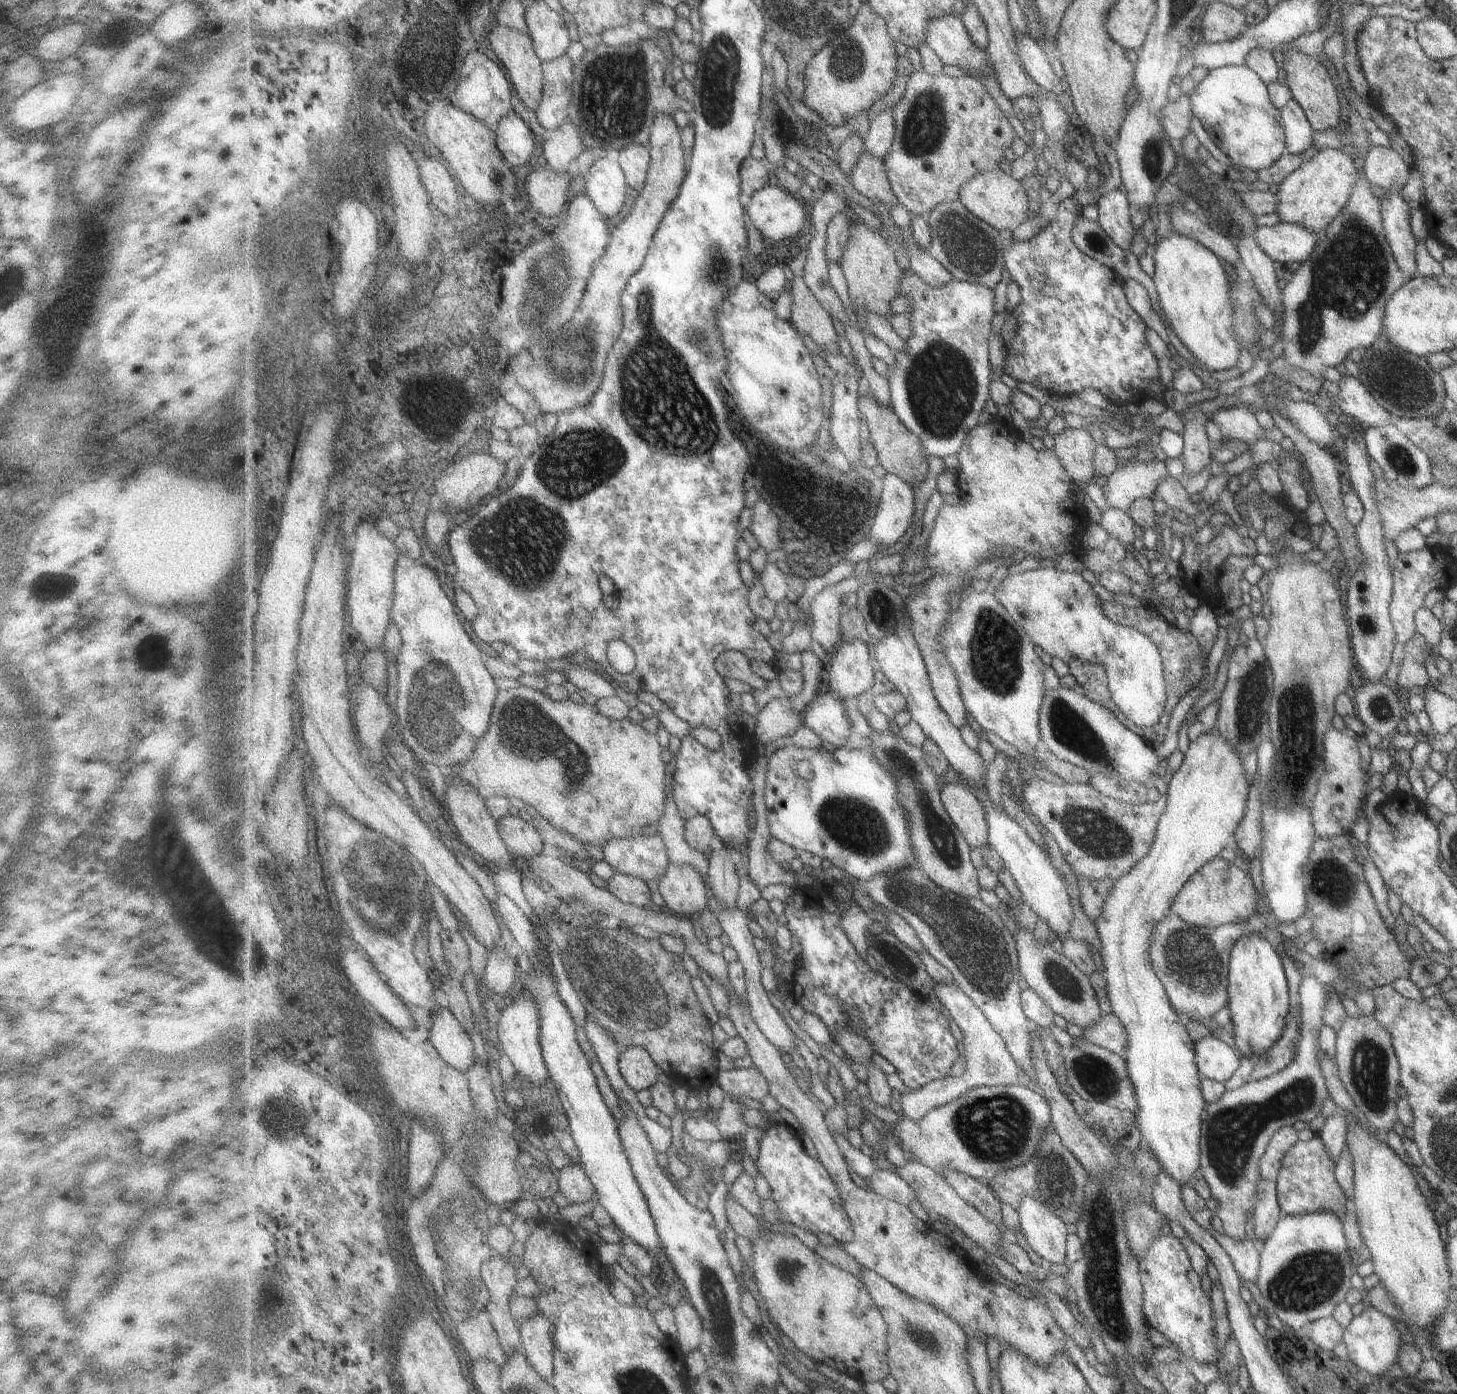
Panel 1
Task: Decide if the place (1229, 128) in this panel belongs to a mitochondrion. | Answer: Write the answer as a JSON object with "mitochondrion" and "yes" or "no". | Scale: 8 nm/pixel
{"mitochondrion":"no"}

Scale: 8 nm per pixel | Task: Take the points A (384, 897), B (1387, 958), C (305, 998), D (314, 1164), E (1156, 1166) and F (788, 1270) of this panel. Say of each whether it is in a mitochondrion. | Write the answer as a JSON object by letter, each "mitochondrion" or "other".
{"A":"mitochondrion","B":"other","C":"mitochondrion","D":"other","E":"other","F":"mitochondrion"}

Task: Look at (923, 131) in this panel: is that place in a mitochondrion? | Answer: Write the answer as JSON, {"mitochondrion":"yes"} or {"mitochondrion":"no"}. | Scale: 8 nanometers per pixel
{"mitochondrion":"yes"}

